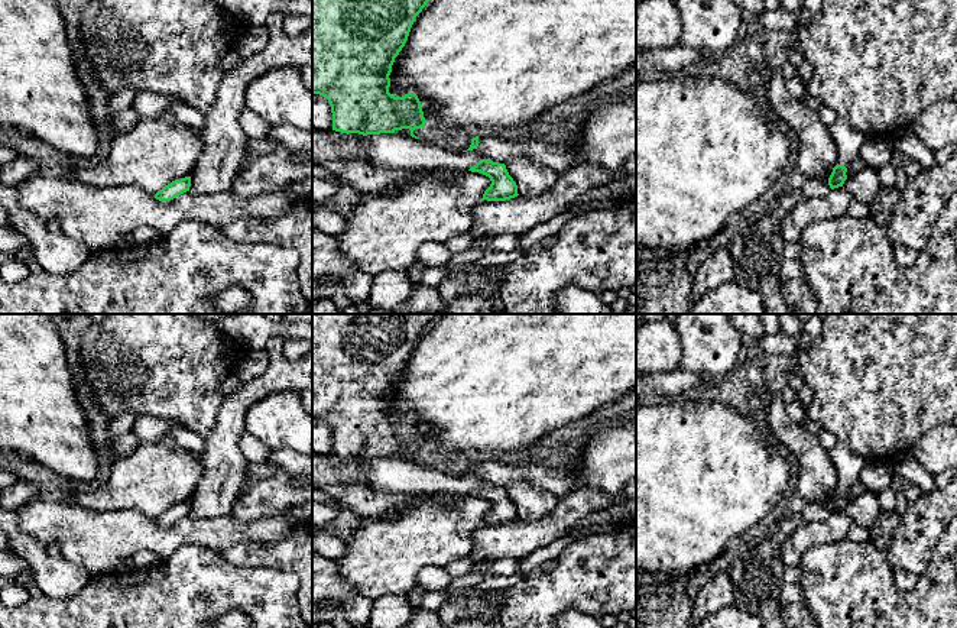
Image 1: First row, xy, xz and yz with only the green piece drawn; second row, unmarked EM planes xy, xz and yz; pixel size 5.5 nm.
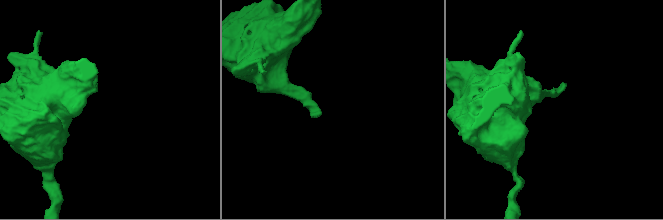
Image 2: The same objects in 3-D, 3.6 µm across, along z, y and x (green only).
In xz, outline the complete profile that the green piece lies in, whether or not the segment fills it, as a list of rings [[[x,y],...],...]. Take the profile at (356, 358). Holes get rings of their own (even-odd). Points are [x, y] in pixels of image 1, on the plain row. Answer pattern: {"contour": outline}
{"contour": [[[312,314],[312,418],[319,418],[328,424],[332,437],[332,454],[347,459],[359,457],[367,460],[395,457],[396,454],[409,453],[411,460],[419,463],[413,459],[413,454],[425,451],[426,447],[421,425],[415,417],[408,417],[402,421],[392,420],[389,417],[389,399],[392,396],[395,382],[399,379],[408,365],[415,341],[438,315],[439,314]]]}

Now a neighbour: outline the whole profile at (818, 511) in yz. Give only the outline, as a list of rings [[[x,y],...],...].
[[[833,493],[825,501],[807,502],[799,514],[786,512],[763,540],[736,550],[727,559],[734,585],[734,605],[758,615],[763,628],[786,628],[779,608],[781,590],[785,586],[782,546],[802,524],[821,522],[831,515],[828,509],[831,496]]]

